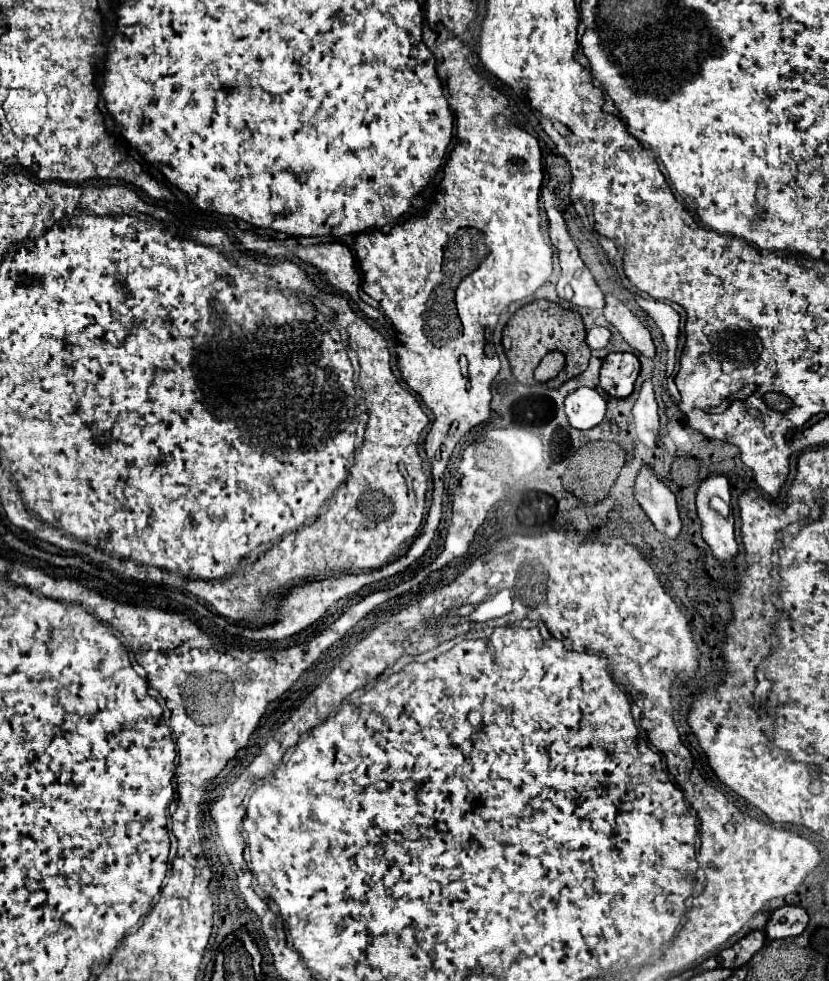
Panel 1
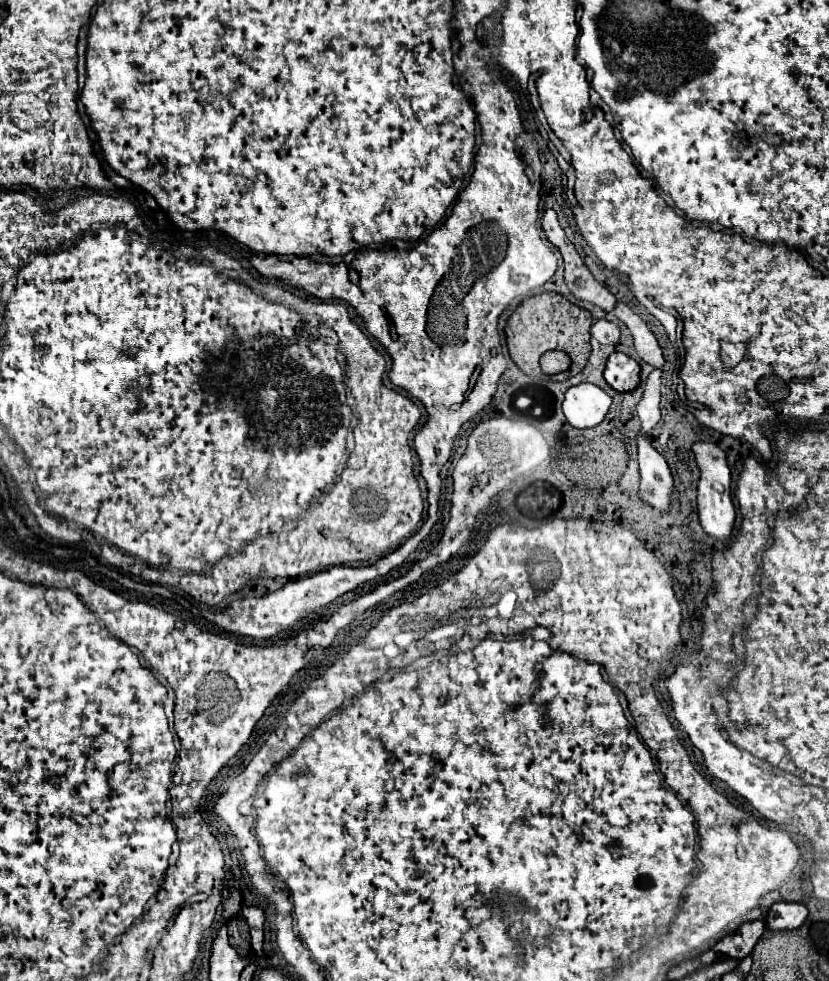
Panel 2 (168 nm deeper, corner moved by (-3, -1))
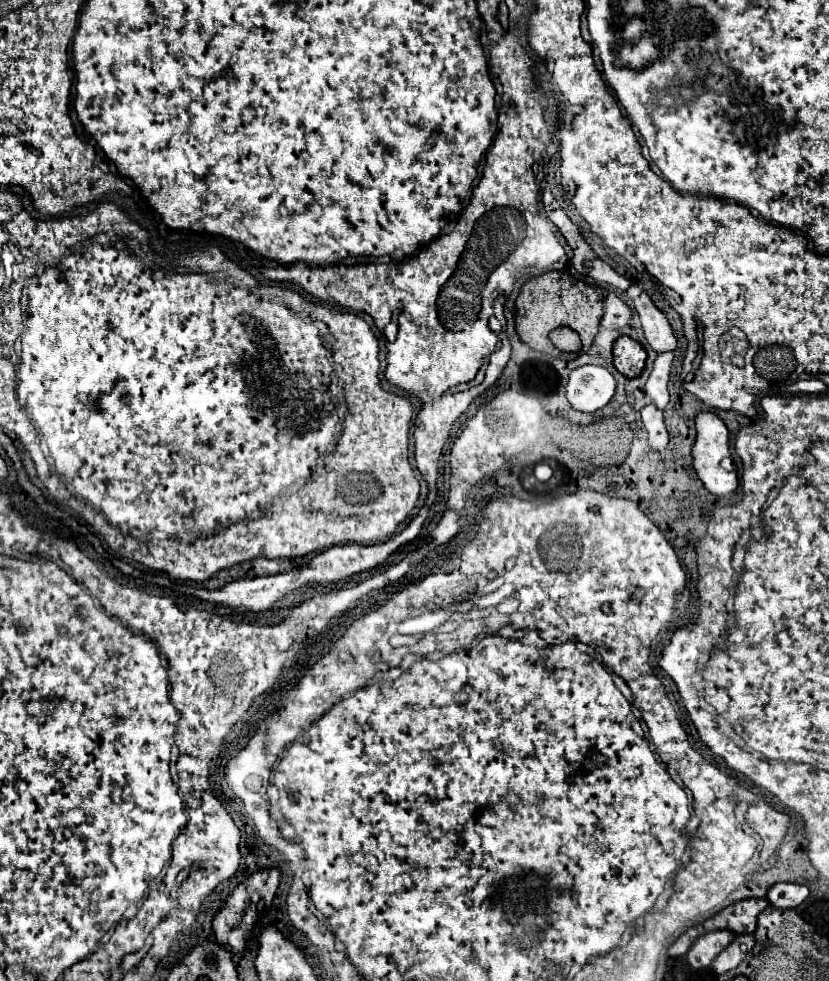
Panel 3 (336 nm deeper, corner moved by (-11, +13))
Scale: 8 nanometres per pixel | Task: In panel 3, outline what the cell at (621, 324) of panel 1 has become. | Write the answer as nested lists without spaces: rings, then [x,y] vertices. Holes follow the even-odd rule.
[[[632,285],[626,291],[626,297],[634,303],[640,321],[642,321],[642,329],[644,329],[644,337],[646,341],[652,345],[652,349],[656,353],[664,353],[664,351],[674,351],[676,349],[676,337],[672,335],[670,323],[668,319],[658,311],[658,307],[650,301],[650,297],[638,287]]]

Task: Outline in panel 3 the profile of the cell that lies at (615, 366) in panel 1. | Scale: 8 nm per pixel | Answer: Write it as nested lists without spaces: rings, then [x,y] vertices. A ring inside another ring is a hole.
[[[620,335],[618,341],[614,343],[614,367],[628,379],[632,377],[638,377],[644,369],[644,361],[646,361],[646,351],[644,347],[626,337],[626,335]]]

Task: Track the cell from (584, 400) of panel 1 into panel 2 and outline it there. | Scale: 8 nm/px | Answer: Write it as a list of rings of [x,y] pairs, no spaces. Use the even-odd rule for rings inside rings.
[[[578,383],[566,391],[562,411],[576,429],[596,427],[610,409],[610,395],[594,383]]]

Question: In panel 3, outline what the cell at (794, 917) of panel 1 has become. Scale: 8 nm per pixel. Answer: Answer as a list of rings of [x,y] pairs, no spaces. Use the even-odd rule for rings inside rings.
[[[778,883],[774,885],[766,899],[770,901],[772,907],[776,909],[794,909],[798,907],[806,897],[810,895],[806,885],[796,885],[796,883]]]

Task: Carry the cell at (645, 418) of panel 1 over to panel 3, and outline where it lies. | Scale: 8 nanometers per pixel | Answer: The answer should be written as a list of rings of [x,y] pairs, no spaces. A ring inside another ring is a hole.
[[[662,353],[656,357],[654,361],[654,369],[646,381],[646,391],[652,399],[652,403],[658,407],[658,409],[664,409],[666,403],[668,403],[668,375],[670,375],[670,367],[672,367],[672,359],[674,359],[674,353]]]

